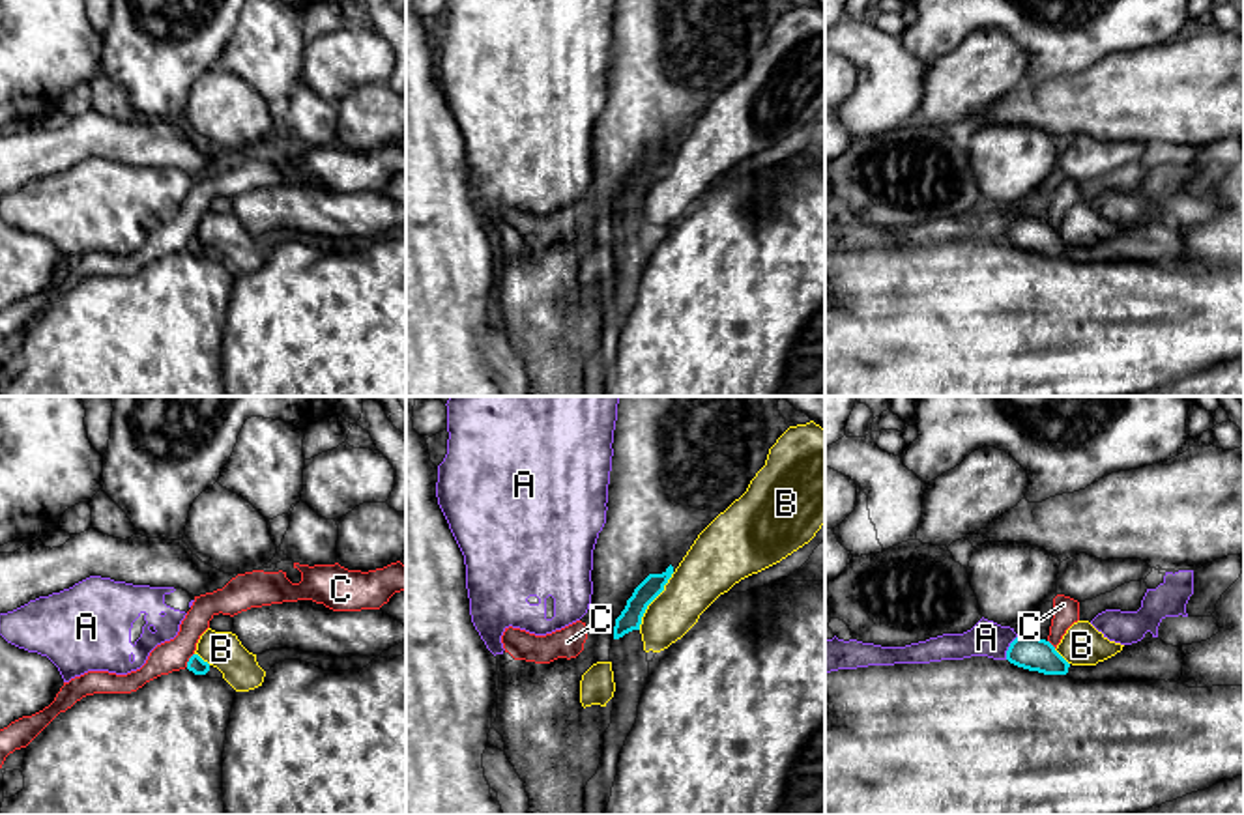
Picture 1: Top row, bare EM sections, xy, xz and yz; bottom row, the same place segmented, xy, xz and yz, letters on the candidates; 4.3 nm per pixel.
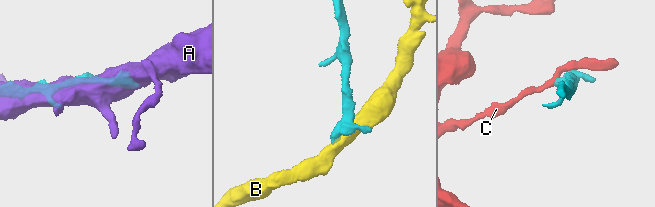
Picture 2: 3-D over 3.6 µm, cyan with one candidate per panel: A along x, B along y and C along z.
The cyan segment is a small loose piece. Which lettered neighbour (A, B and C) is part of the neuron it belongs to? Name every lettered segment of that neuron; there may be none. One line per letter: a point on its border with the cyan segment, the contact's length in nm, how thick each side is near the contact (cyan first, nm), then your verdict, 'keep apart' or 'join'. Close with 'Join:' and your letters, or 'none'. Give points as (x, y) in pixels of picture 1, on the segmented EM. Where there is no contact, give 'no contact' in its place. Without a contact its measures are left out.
A: meets cyan in yz at (1011, 645); contact 140 nm long; 150 nm thick on the cyan side, 160 nm on the other; keep apart
B: meets cyan in xz at (653, 599); contact 300 nm long; 100 nm thick on the cyan side, 220 nm on the other; keep apart
C: meets cyan in xy at (189, 660); contact 70 nm long; 70 nm thick on the cyan side, 130 nm on the other; keep apart
Join: none

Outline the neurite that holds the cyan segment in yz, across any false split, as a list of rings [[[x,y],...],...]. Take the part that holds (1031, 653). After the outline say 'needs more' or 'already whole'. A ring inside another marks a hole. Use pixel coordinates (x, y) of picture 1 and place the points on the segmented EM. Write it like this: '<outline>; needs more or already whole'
[[[1018,636],[1006,651],[1006,660],[1029,671],[1066,675],[1074,680],[1180,680],[1188,688],[1197,686],[1193,679],[1182,677],[1184,658],[1180,647],[1165,645],[1158,637],[1124,645],[1121,652],[1096,665],[1072,665],[1049,641]]]; needs more

